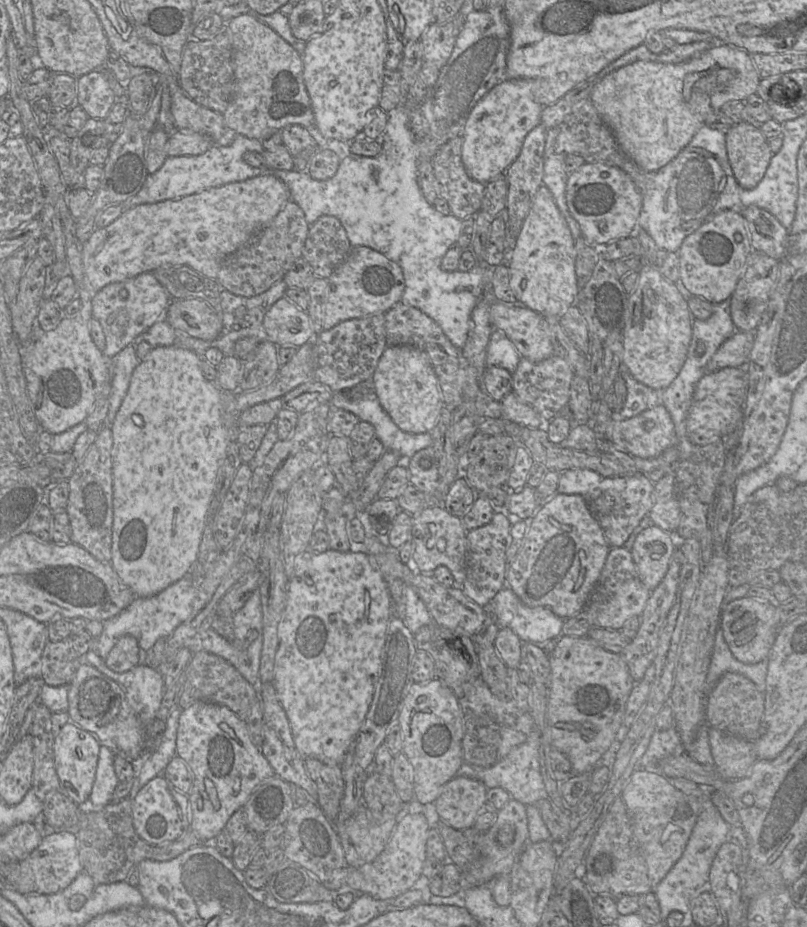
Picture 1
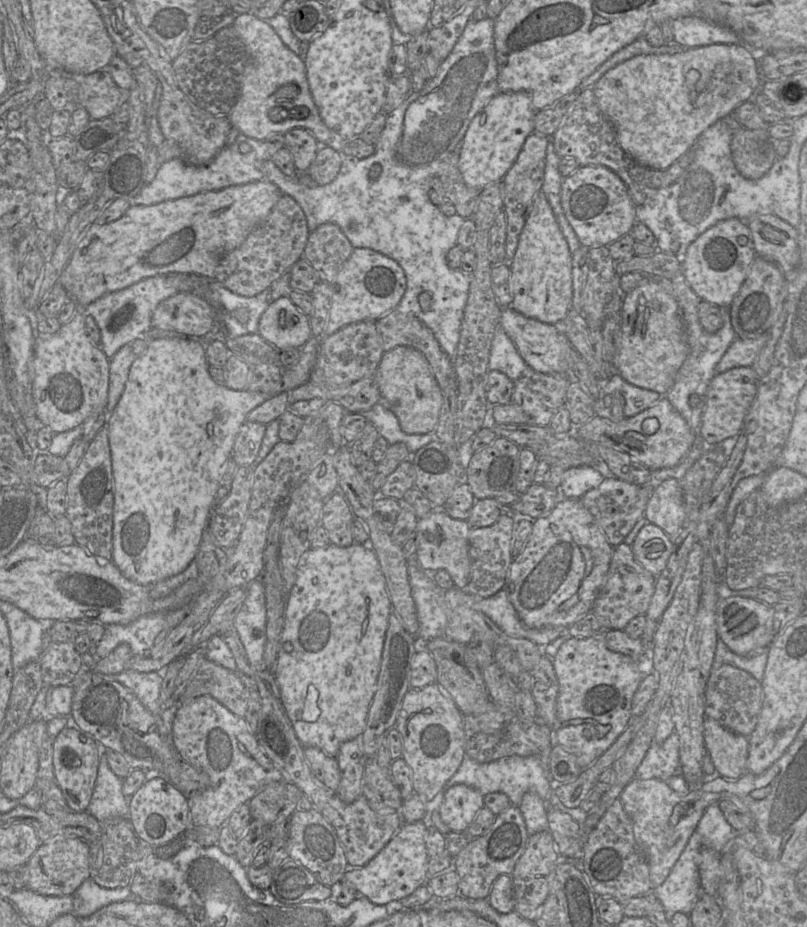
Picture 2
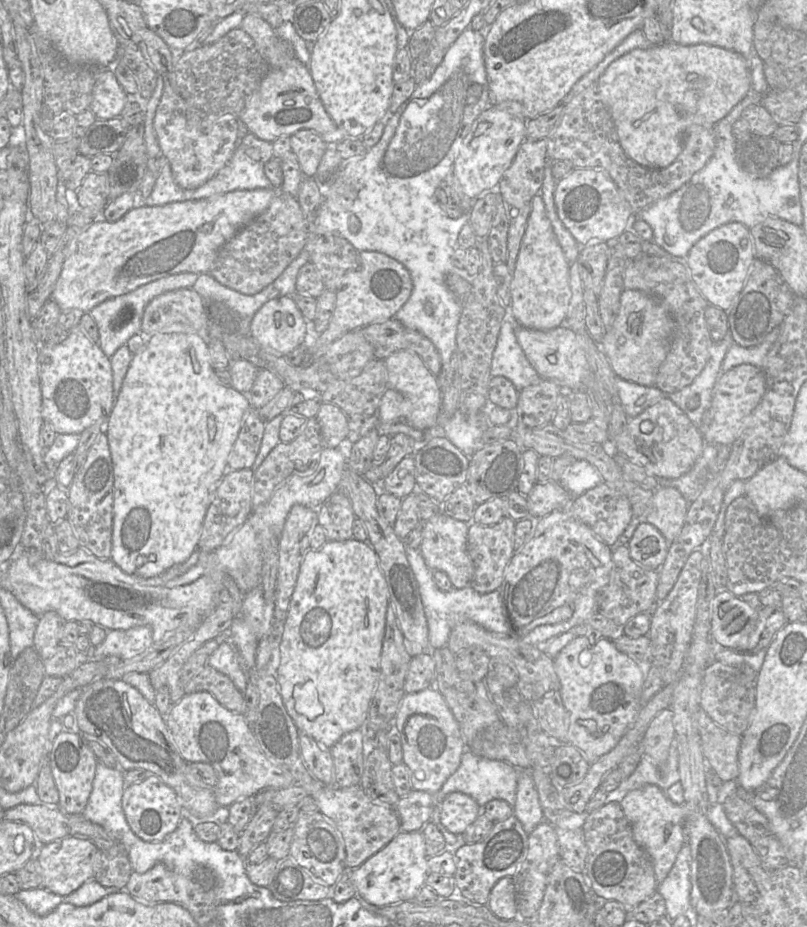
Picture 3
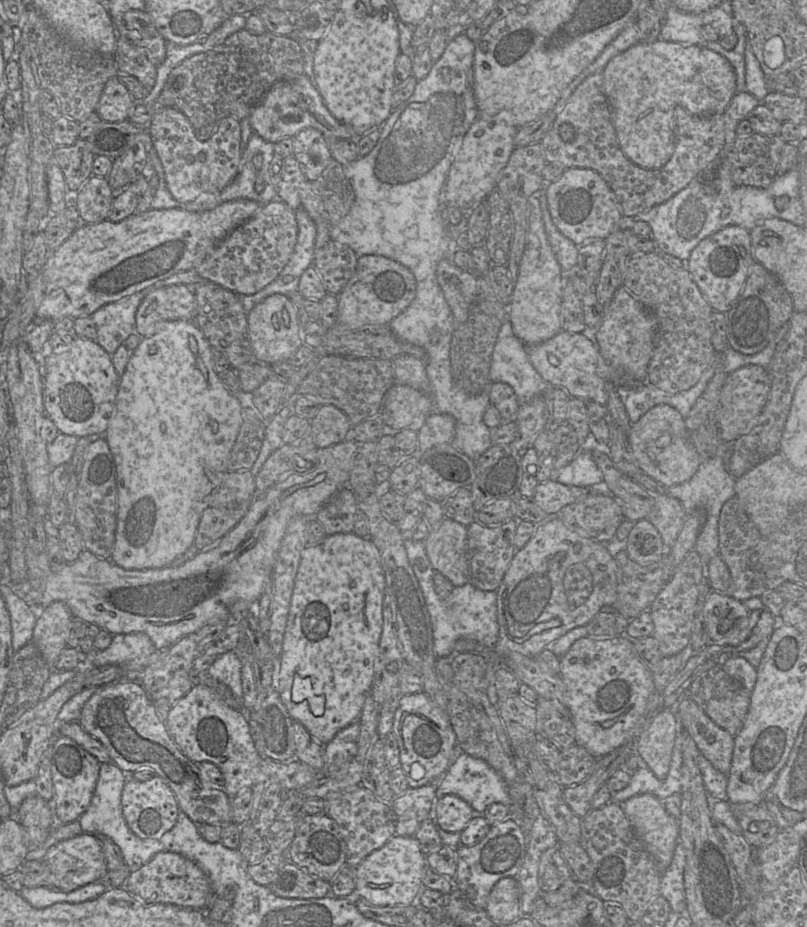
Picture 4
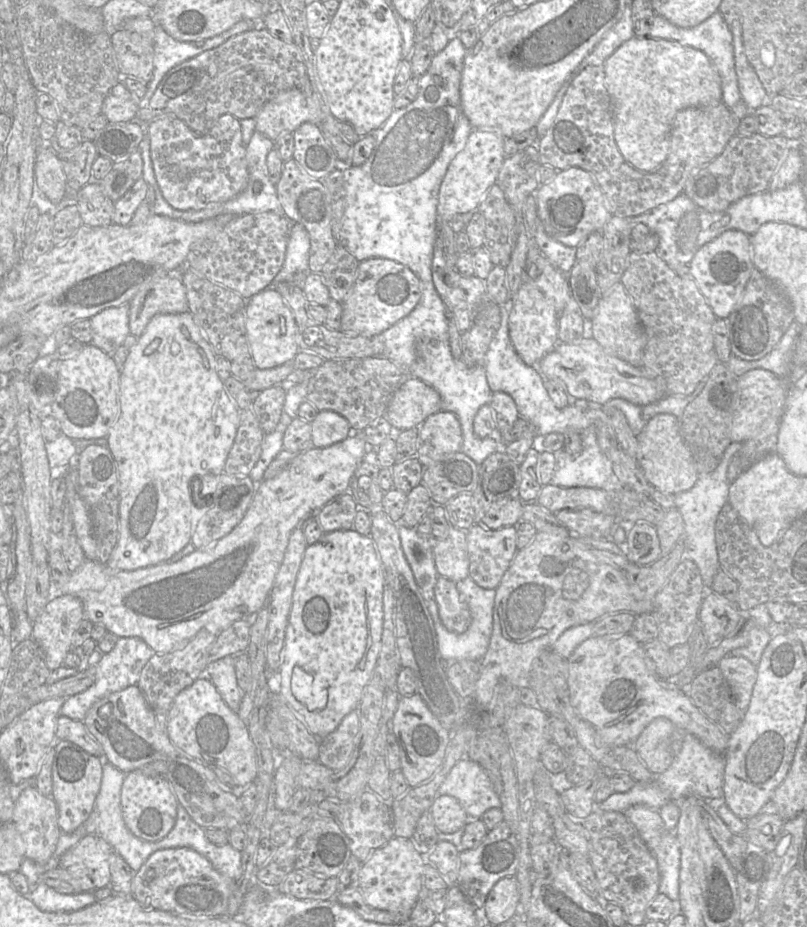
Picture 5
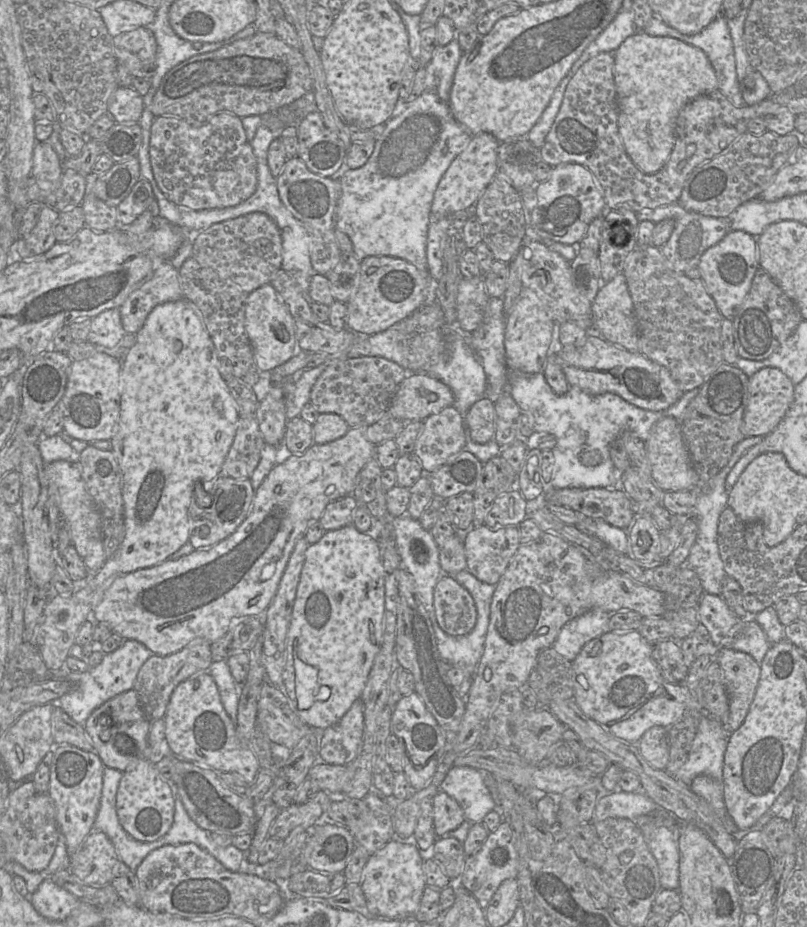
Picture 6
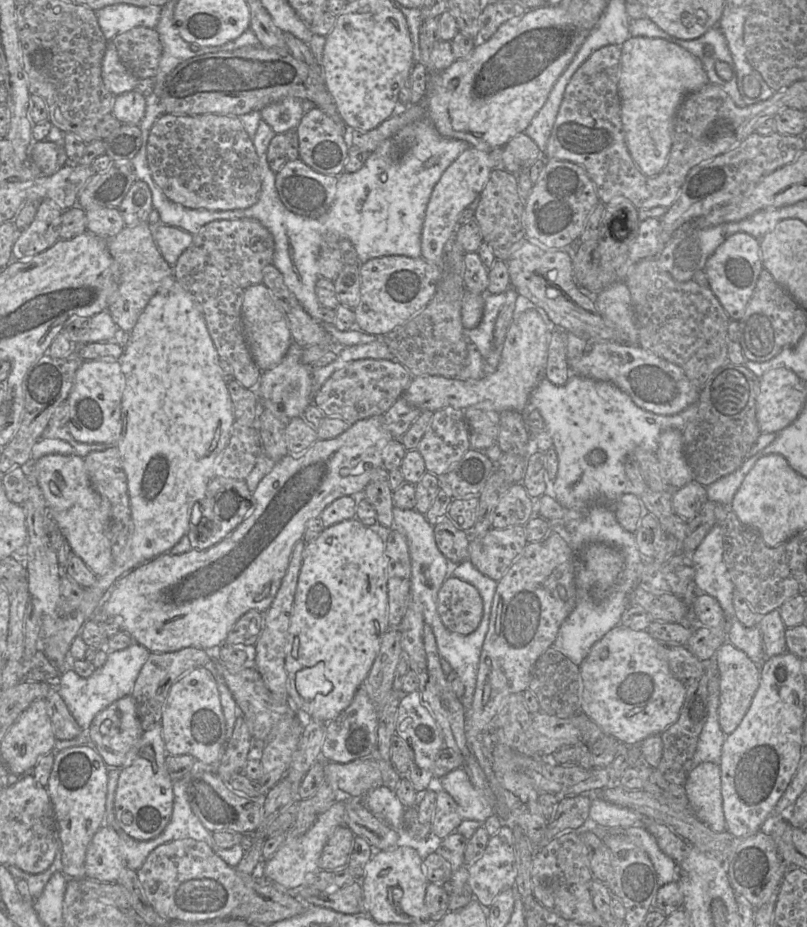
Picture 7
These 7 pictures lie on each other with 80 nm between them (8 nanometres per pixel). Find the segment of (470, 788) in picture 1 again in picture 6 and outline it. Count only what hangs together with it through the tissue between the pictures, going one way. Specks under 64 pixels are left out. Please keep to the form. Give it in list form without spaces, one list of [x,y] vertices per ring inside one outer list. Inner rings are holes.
[[[442,790],[433,798],[434,830],[438,838],[457,829],[465,820],[459,803]]]

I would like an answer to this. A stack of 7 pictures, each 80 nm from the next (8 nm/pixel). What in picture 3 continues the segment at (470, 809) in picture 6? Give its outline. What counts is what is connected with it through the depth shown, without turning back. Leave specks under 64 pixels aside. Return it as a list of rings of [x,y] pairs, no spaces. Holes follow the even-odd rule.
[[[465,750],[459,767],[434,794],[434,801],[442,802],[449,793],[462,792],[473,797],[481,807],[492,799],[505,800],[513,807],[516,801],[518,774],[519,769],[505,761],[488,759]]]

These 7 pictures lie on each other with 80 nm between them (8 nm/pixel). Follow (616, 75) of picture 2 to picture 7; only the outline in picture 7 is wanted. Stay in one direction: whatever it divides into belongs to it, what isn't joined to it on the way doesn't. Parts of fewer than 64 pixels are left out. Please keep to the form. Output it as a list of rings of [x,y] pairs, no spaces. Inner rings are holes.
[[[630,36],[621,45],[618,80],[621,122],[627,149],[645,176],[657,175],[666,165],[674,119],[684,98],[708,83],[700,60],[672,42]]]

